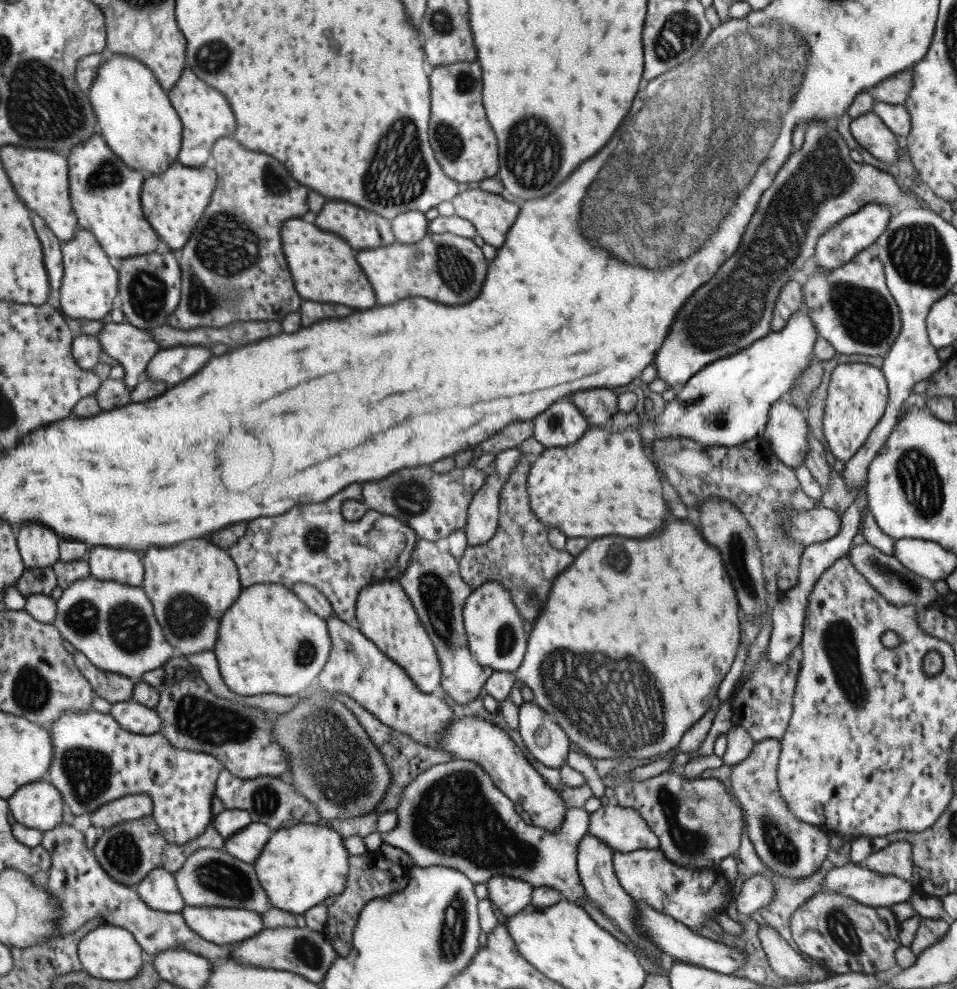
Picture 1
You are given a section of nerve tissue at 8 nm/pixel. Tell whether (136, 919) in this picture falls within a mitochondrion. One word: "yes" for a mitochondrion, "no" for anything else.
no

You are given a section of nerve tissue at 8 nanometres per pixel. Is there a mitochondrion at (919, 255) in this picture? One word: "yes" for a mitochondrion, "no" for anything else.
yes

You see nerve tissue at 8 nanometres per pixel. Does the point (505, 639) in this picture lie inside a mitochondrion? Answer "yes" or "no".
yes

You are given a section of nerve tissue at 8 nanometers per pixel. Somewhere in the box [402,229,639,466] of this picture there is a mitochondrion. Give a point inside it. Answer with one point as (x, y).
(454, 267)

